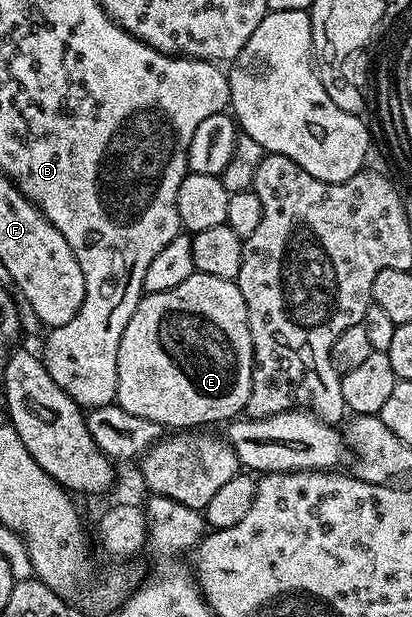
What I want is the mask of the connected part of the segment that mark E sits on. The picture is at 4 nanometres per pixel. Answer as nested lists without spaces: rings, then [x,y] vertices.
[[[194,273],[168,292],[147,294],[138,301],[118,353],[117,405],[132,416],[144,416],[174,432],[210,428],[213,422],[229,423],[243,413],[252,392],[254,345],[248,324],[248,308],[237,281]]]

